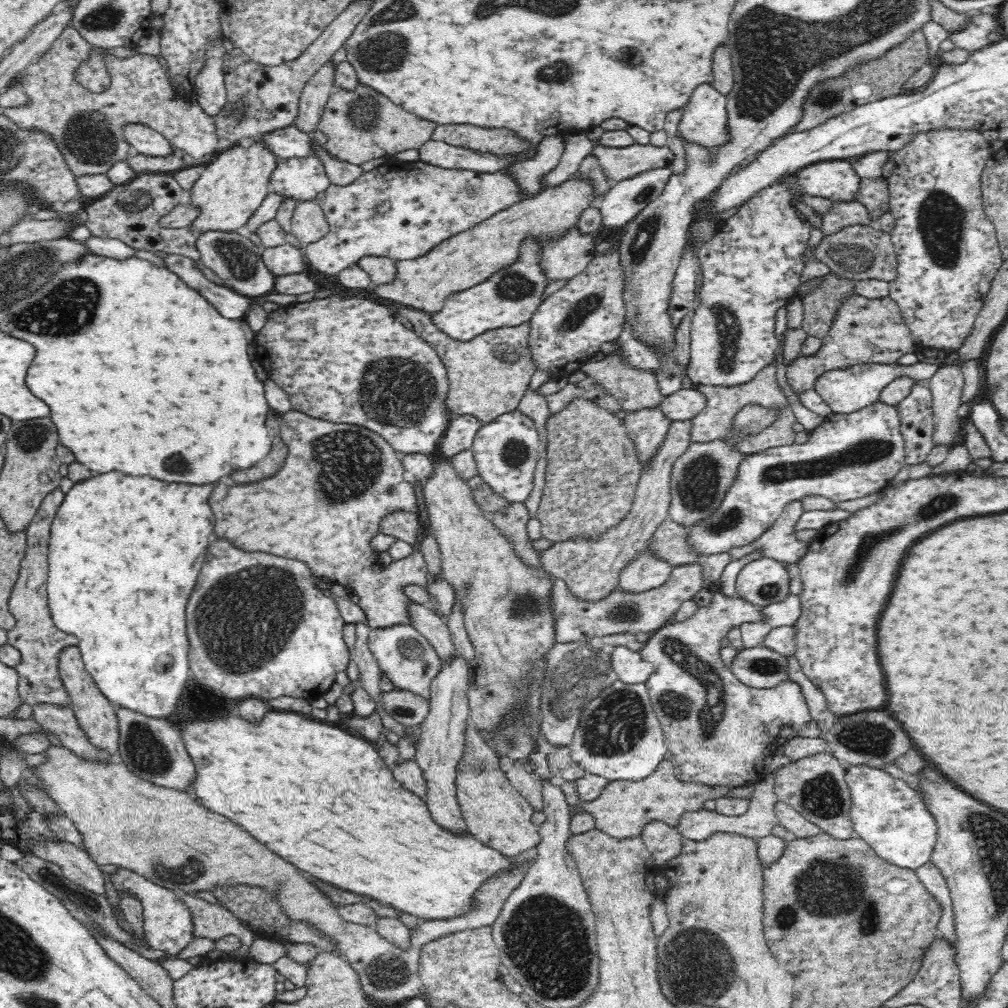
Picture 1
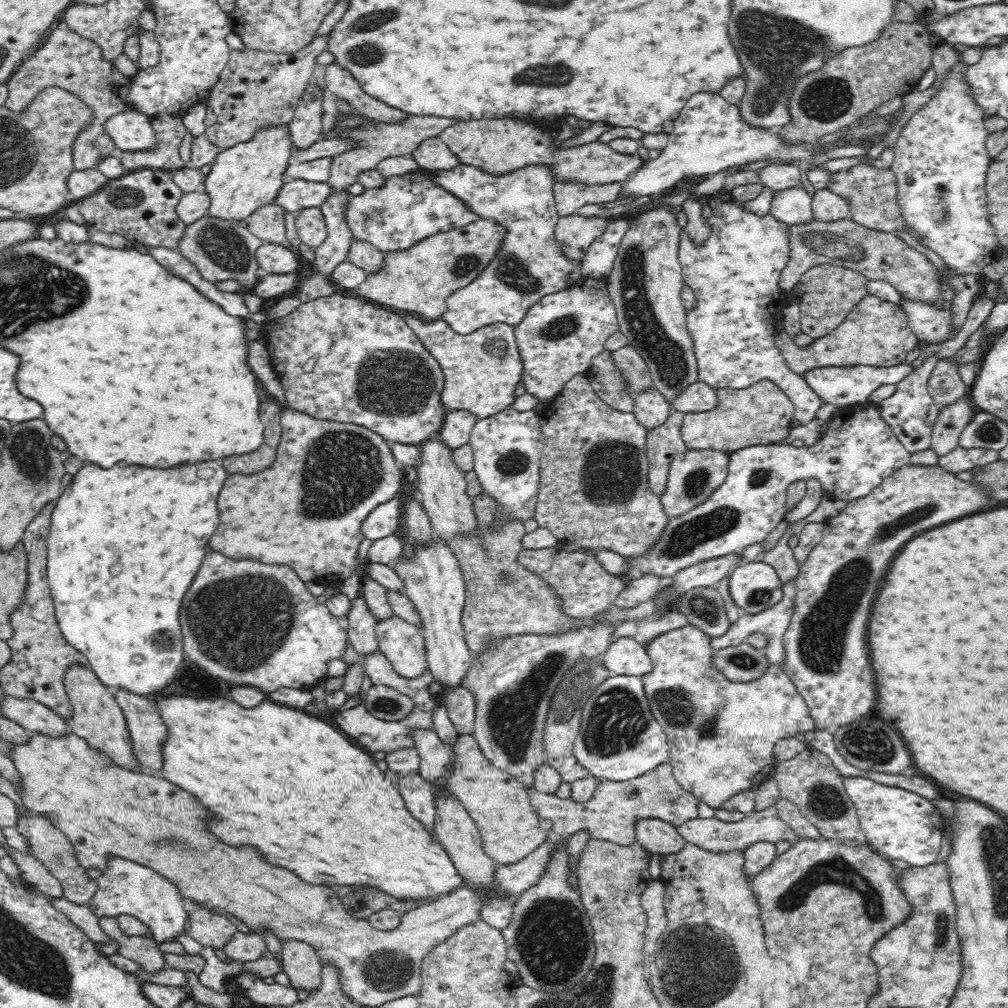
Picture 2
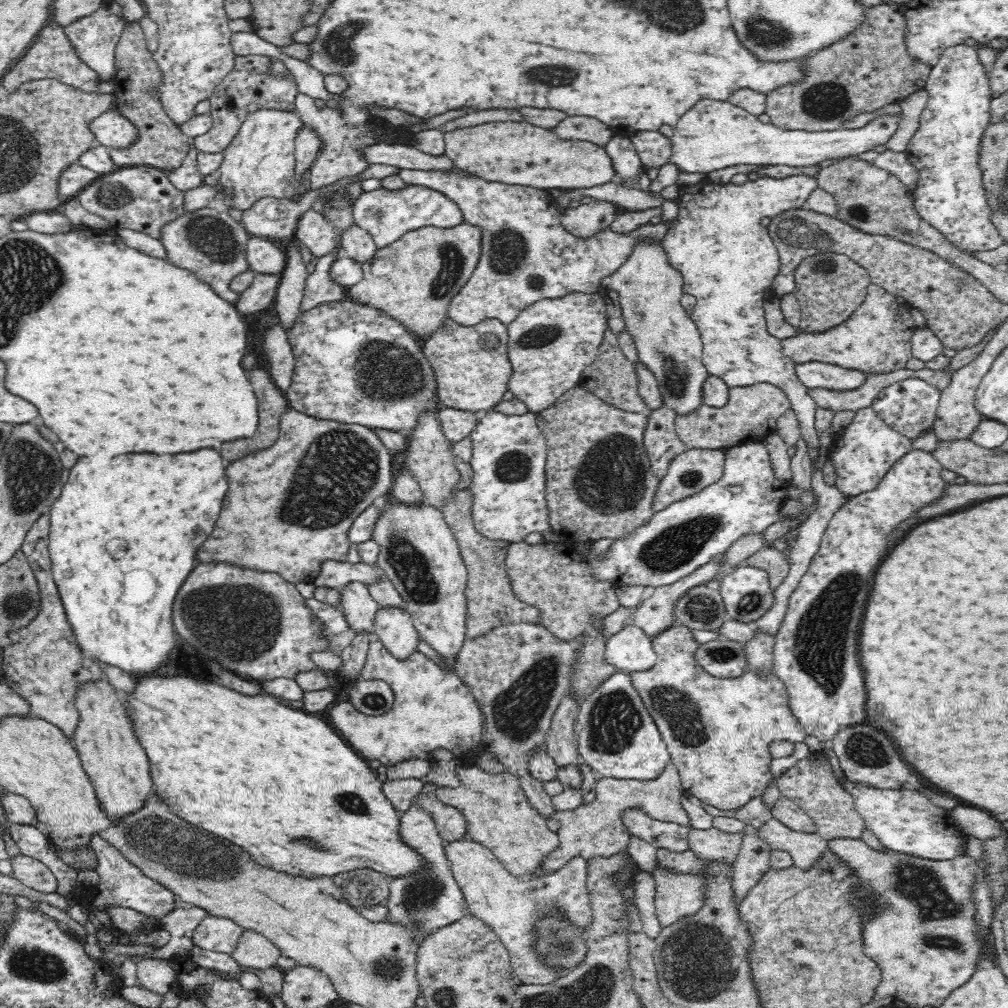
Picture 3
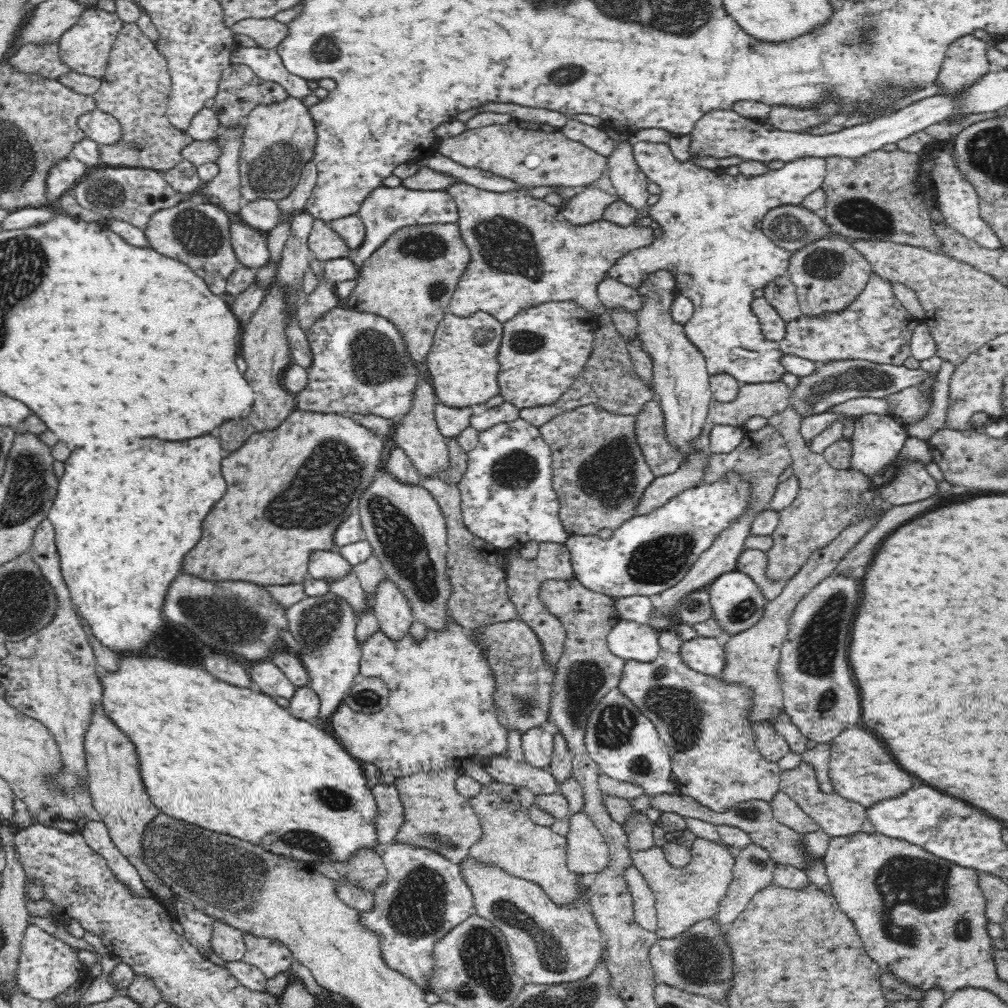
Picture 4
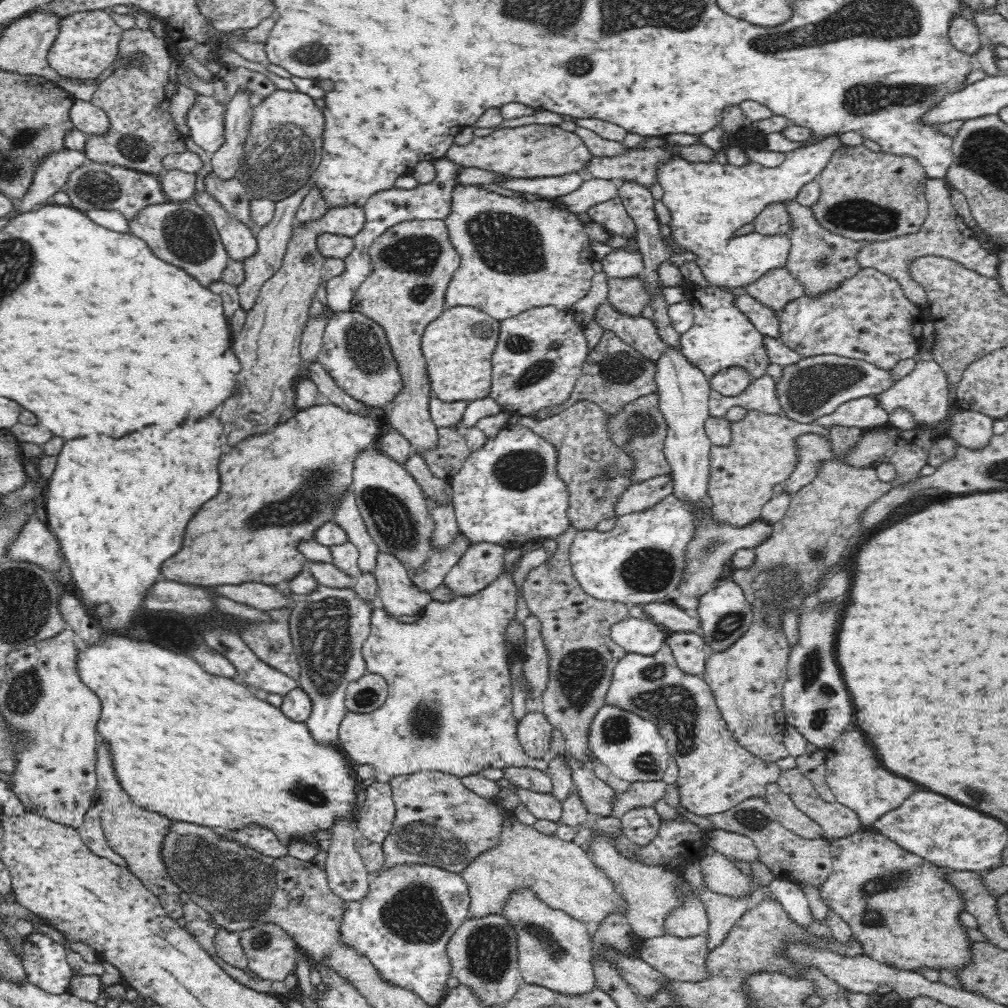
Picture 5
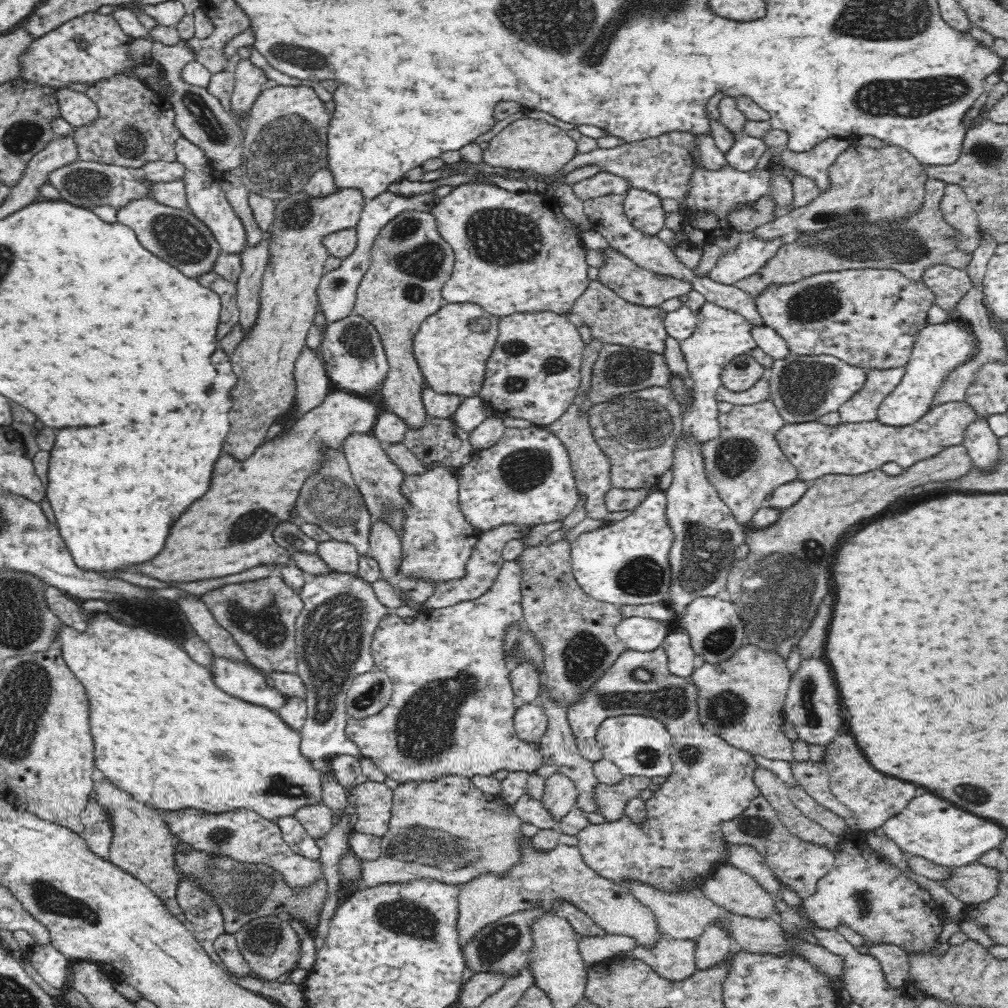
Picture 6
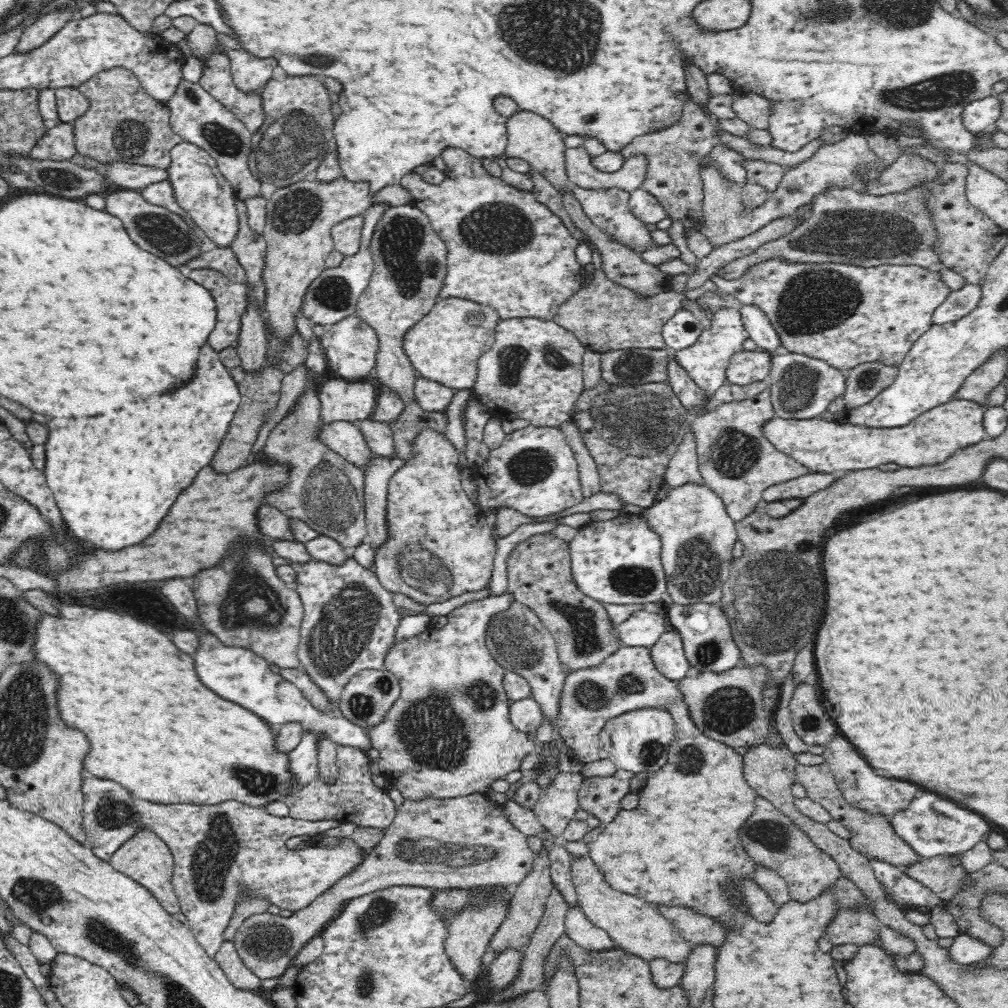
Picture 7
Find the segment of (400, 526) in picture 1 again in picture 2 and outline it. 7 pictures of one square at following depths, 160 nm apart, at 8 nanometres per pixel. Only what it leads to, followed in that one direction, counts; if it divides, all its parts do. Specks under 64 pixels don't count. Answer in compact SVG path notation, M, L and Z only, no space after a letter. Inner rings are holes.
M399 498L384 502L378 506L374 512L368 514L368 518L362 524L362 535L370 541L379 540L379 538L394 535L400 528L402 517L402 502Z

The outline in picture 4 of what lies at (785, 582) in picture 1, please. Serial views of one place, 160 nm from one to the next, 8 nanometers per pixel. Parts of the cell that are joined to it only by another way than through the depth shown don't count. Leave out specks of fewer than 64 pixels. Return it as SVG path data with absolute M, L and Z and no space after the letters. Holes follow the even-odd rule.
M736 570L725 572L722 576L713 580L707 589L710 607L712 607L713 611L713 619L722 628L722 640L752 628L762 619L764 608L768 602L764 599L764 595L758 585L743 572Z

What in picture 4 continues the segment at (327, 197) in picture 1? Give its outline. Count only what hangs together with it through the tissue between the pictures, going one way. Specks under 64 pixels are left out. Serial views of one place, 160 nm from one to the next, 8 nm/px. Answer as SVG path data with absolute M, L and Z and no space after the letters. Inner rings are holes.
M384 185L375 188L367 196L357 214L365 226L364 242L358 248L350 249L346 257L360 270L368 257L399 228L419 224L456 223L458 209L456 201L447 190L410 190L404 185L396 188Z

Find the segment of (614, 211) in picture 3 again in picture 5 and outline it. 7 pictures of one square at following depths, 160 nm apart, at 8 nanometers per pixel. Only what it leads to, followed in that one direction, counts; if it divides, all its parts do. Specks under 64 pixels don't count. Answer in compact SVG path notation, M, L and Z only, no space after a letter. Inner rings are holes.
M594 178L584 181L578 190L556 197L554 200L564 209L575 214L587 212L590 206L618 197L618 186L612 180Z

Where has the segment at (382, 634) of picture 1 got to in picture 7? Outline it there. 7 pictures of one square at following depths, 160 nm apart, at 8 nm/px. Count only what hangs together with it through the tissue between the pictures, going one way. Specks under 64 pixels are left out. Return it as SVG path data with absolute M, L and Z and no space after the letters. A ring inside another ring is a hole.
M373 455L362 468L364 475L364 509L370 545L376 550L386 540L388 484L403 459Z

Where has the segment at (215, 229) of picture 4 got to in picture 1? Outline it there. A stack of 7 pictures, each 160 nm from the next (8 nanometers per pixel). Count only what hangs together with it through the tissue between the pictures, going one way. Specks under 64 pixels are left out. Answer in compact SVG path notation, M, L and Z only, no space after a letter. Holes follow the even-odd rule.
M223 230L201 232L196 238L196 251L200 253L200 261L208 270L224 280L226 287L244 296L263 296L272 291L275 276L262 260L262 247L239 233Z

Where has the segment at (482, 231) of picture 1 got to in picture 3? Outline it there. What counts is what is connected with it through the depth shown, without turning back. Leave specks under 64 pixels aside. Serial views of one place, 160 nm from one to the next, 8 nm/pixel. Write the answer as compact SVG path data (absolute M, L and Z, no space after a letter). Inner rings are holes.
M466 223L452 228L424 226L406 232L362 262L363 278L348 287L346 295L356 304L390 315L422 344L444 324L453 296L472 277L479 258L480 227Z

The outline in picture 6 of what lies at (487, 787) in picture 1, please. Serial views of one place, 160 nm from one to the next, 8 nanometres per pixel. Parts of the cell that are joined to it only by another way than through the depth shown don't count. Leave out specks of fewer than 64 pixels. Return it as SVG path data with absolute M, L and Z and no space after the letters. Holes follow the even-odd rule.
M524 837L521 850L523 850L521 861L515 867L512 867L511 871L508 871L505 875L484 873L472 879L469 883L460 886L456 926L458 927L457 943L459 944L462 955L465 956L463 951L465 946L471 943L471 940L475 939L475 936L490 923L495 923L498 919L502 919L503 916L532 908L538 900L543 900L543 904L547 906L547 910L550 910L551 907L558 909L557 905L560 898L569 900L569 902L577 906L582 912L585 912L592 919L592 922L603 931L606 931L608 934L628 936L636 941L636 946L638 947L651 949L656 942L662 938L656 916L653 915L653 912L647 906L644 906L624 885L597 875L596 872L585 863L579 847L559 843L553 851L536 851L536 849L532 847L531 839Z

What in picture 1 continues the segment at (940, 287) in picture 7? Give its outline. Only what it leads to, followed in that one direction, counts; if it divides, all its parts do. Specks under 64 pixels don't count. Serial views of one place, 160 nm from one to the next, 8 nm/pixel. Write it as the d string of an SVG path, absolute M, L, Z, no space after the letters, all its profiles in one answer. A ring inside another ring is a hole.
M860 295L848 297L835 314L828 334L821 341L822 346L816 354L801 354L787 363L787 378L794 392L814 388L816 378L824 372L856 364L896 364L901 356L916 350L915 338L904 322L897 302L889 296L881 299Z

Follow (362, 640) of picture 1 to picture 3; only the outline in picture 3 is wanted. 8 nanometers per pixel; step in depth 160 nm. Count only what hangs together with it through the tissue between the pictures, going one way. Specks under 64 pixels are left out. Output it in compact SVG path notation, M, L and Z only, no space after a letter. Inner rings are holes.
M349 582L340 588L340 608L352 630L375 632L374 620L379 607L362 582Z

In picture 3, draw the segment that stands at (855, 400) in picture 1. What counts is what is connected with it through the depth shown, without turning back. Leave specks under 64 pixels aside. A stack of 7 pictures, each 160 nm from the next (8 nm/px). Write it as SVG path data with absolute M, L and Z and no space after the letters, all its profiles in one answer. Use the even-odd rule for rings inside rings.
M825 362L795 363L794 370L800 382L807 388L828 390L854 390L862 386L866 375L853 368L844 368Z

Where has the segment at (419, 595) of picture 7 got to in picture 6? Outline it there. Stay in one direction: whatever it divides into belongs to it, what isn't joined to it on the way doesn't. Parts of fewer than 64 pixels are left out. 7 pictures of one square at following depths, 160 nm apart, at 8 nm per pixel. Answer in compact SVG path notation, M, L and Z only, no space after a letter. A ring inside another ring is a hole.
M427 467L420 474L405 474L403 484L400 486L400 493L407 500L403 505L402 532L400 541L402 553L400 566L396 574L410 579L422 579L430 583L438 584L449 580L463 579L467 575L467 562L475 552L476 544L482 532L472 526L460 509L460 490L458 478L448 470L447 467Z

